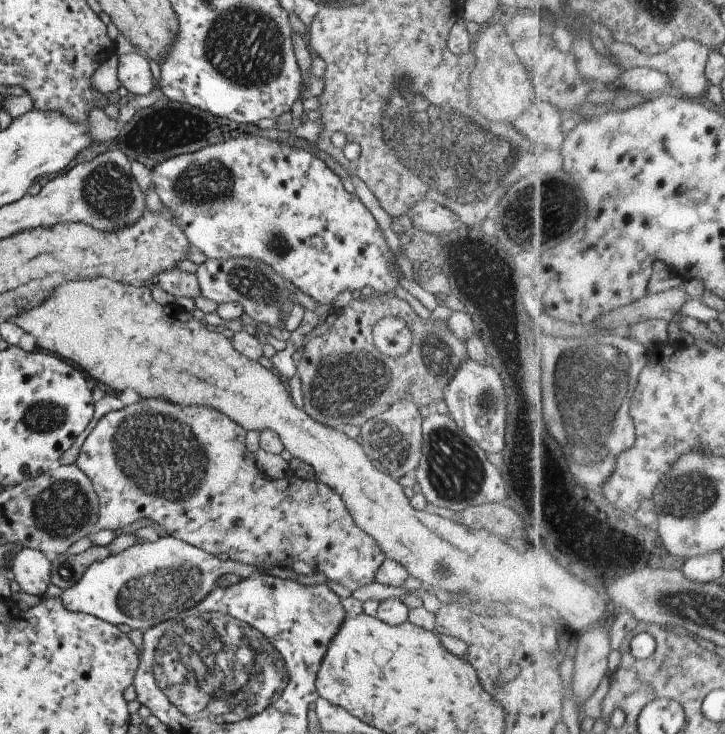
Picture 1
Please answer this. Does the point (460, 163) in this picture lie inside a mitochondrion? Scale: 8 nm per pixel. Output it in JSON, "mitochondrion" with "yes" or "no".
{"mitochondrion":"yes"}

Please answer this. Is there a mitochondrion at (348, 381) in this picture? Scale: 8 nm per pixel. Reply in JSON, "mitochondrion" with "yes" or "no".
{"mitochondrion":"yes"}

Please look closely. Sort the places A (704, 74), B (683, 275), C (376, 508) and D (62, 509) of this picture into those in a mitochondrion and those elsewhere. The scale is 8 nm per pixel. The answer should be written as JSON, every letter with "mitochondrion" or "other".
{"A":"other","B":"other","C":"other","D":"mitochondrion"}

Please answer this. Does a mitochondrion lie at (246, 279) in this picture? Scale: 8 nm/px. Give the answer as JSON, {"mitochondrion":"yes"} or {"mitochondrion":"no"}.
{"mitochondrion":"yes"}

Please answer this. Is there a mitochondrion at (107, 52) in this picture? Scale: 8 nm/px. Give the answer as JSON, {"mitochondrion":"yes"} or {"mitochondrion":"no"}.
{"mitochondrion":"no"}

